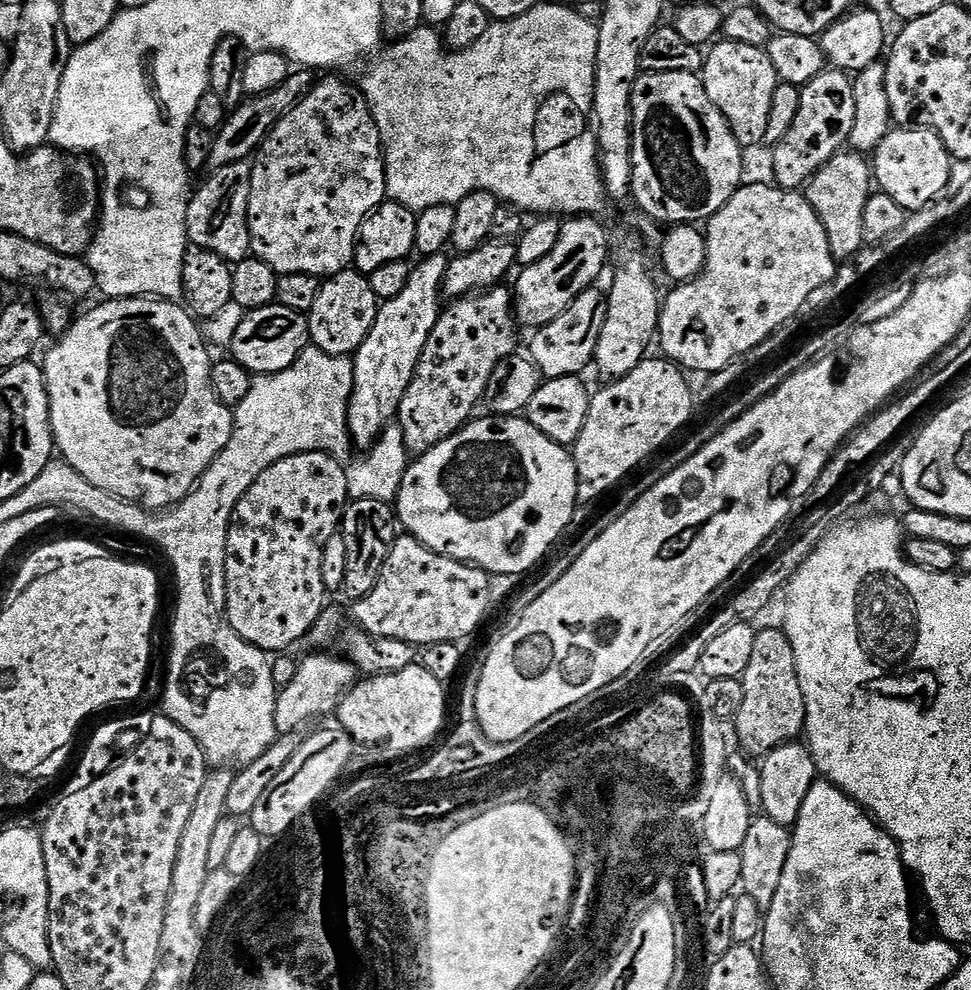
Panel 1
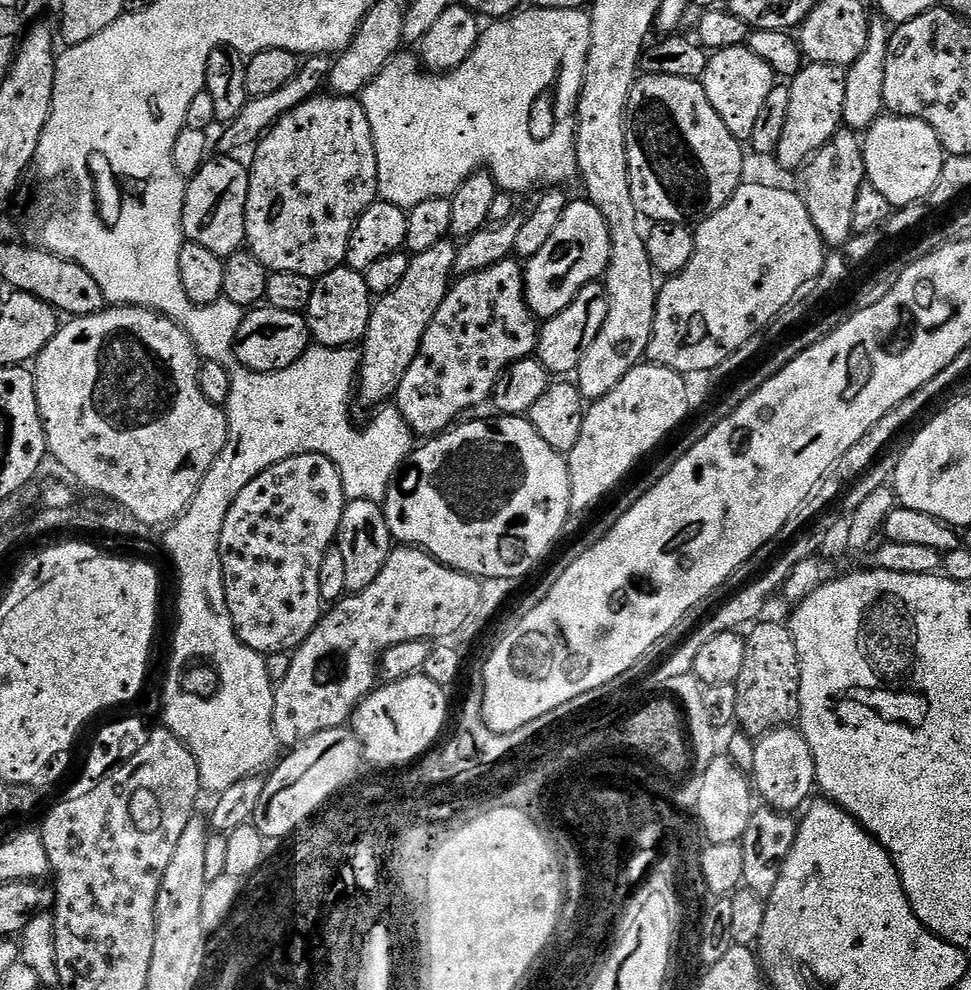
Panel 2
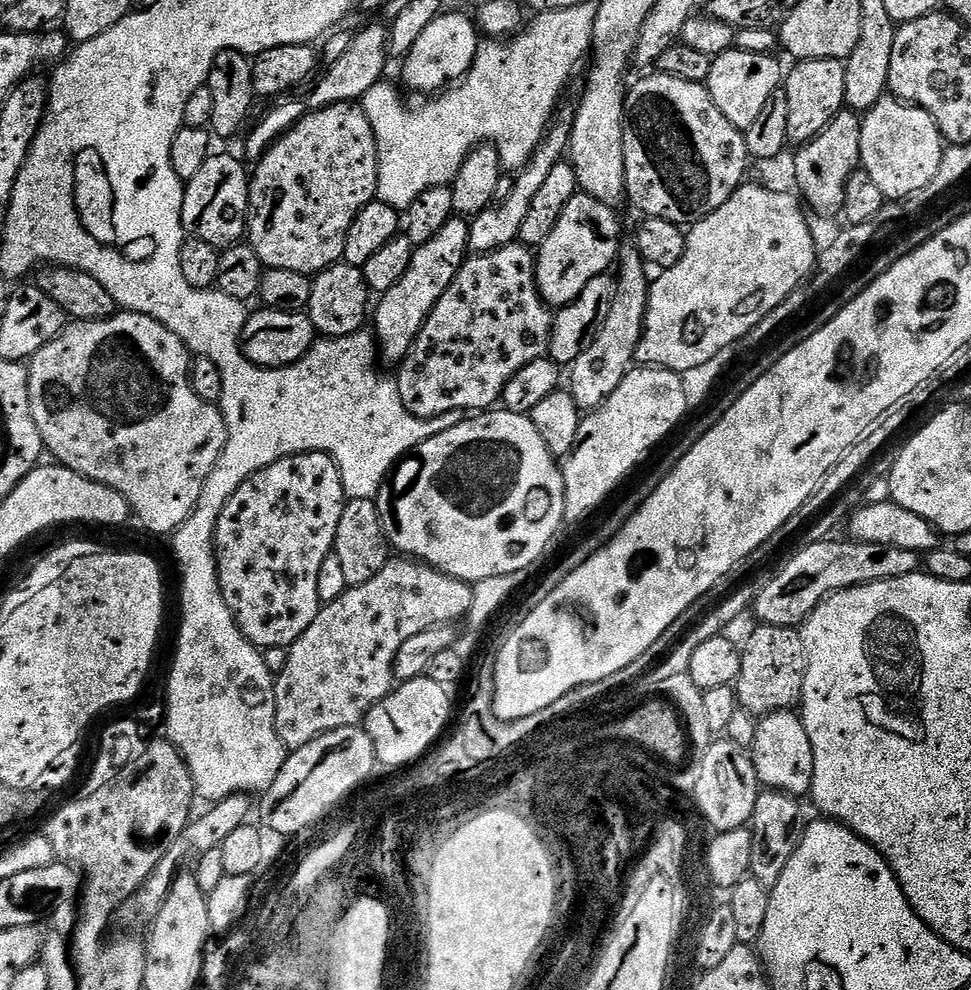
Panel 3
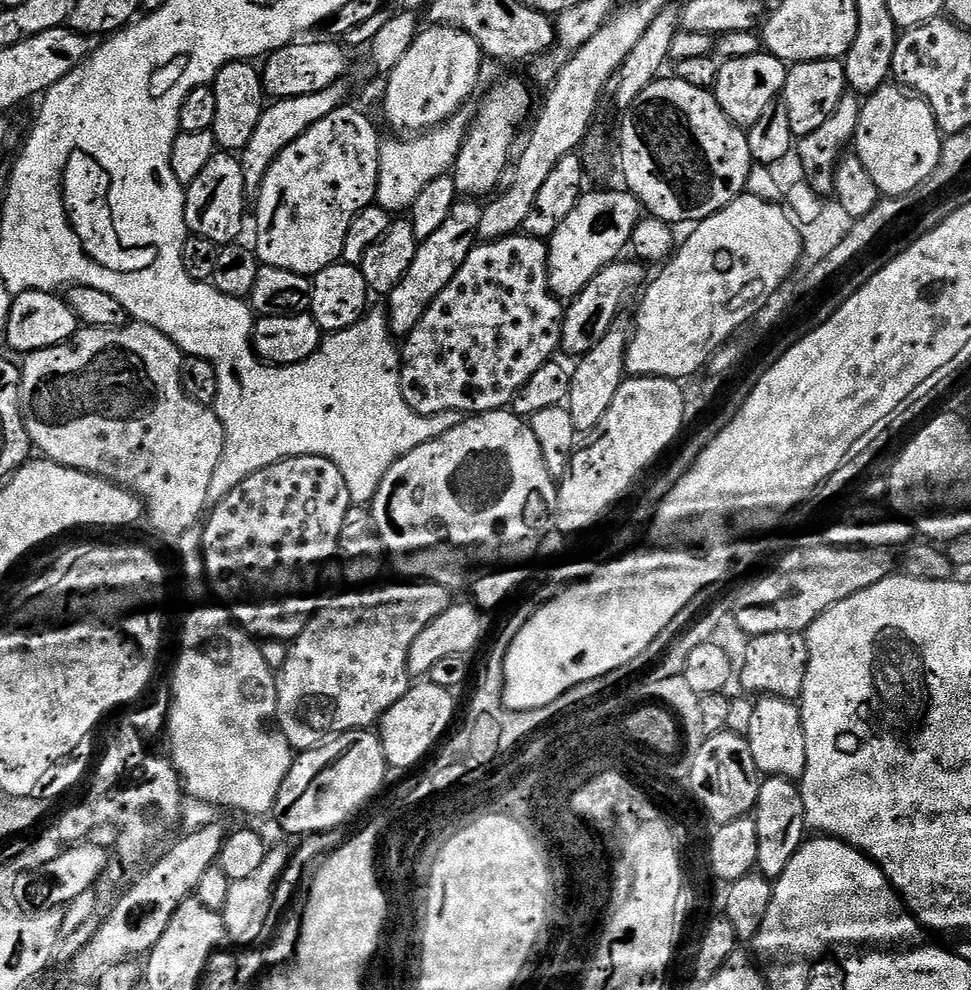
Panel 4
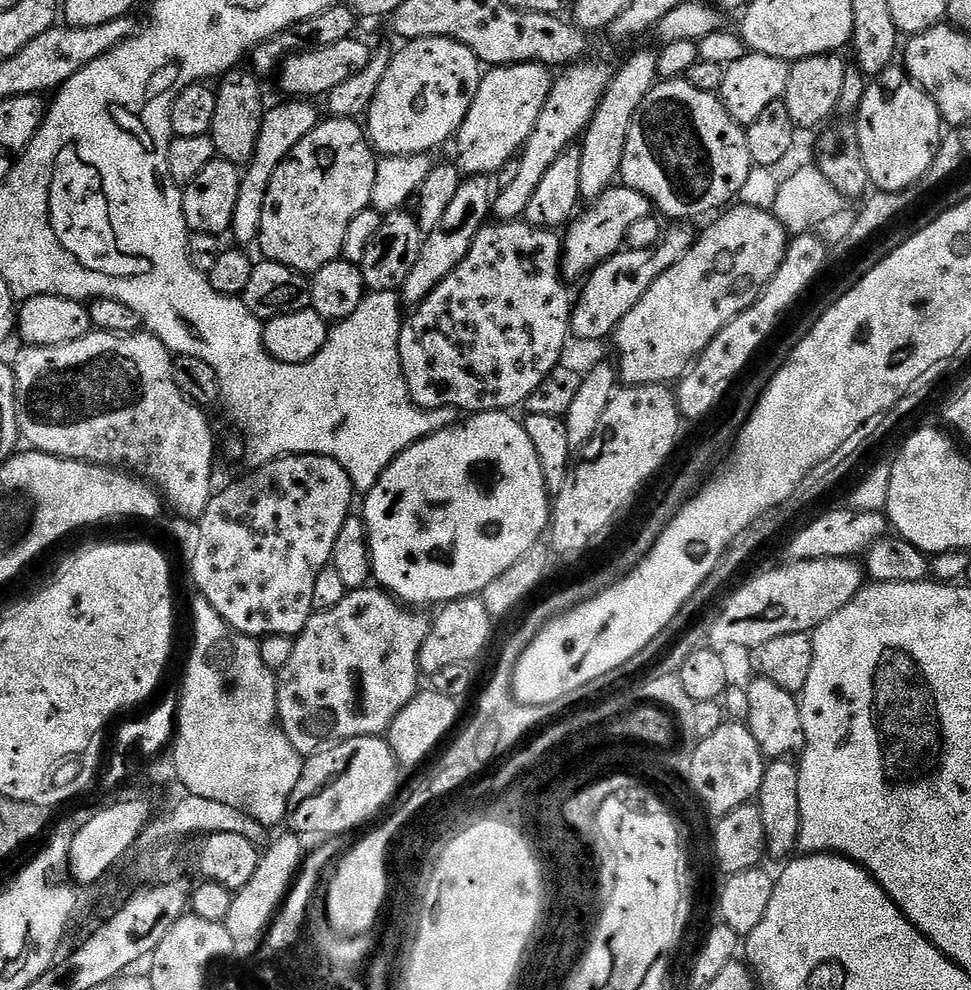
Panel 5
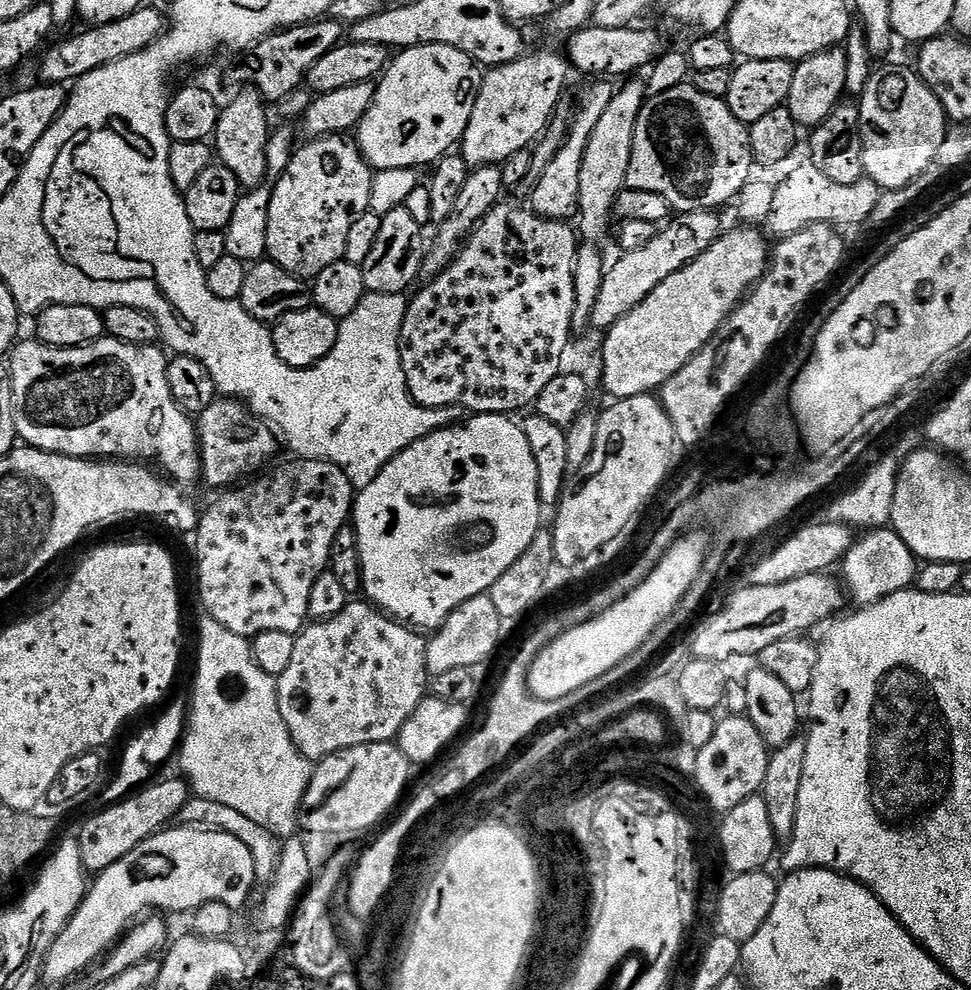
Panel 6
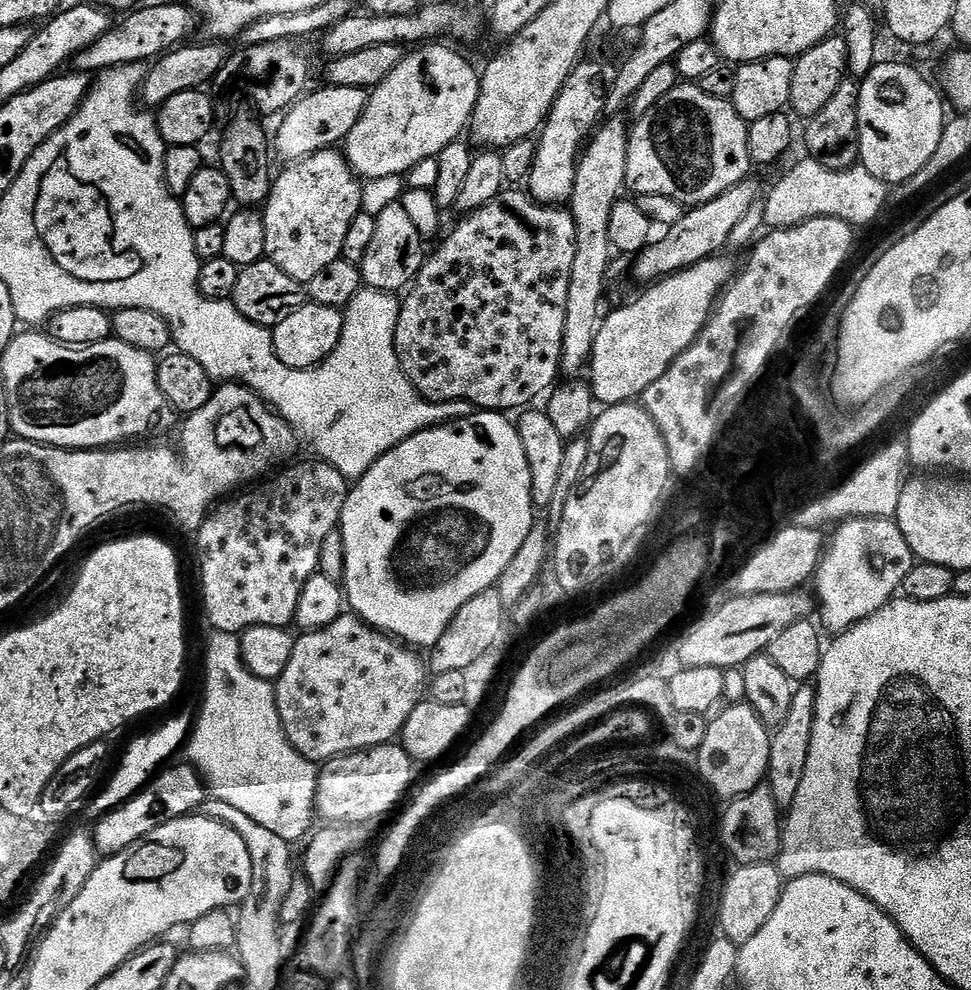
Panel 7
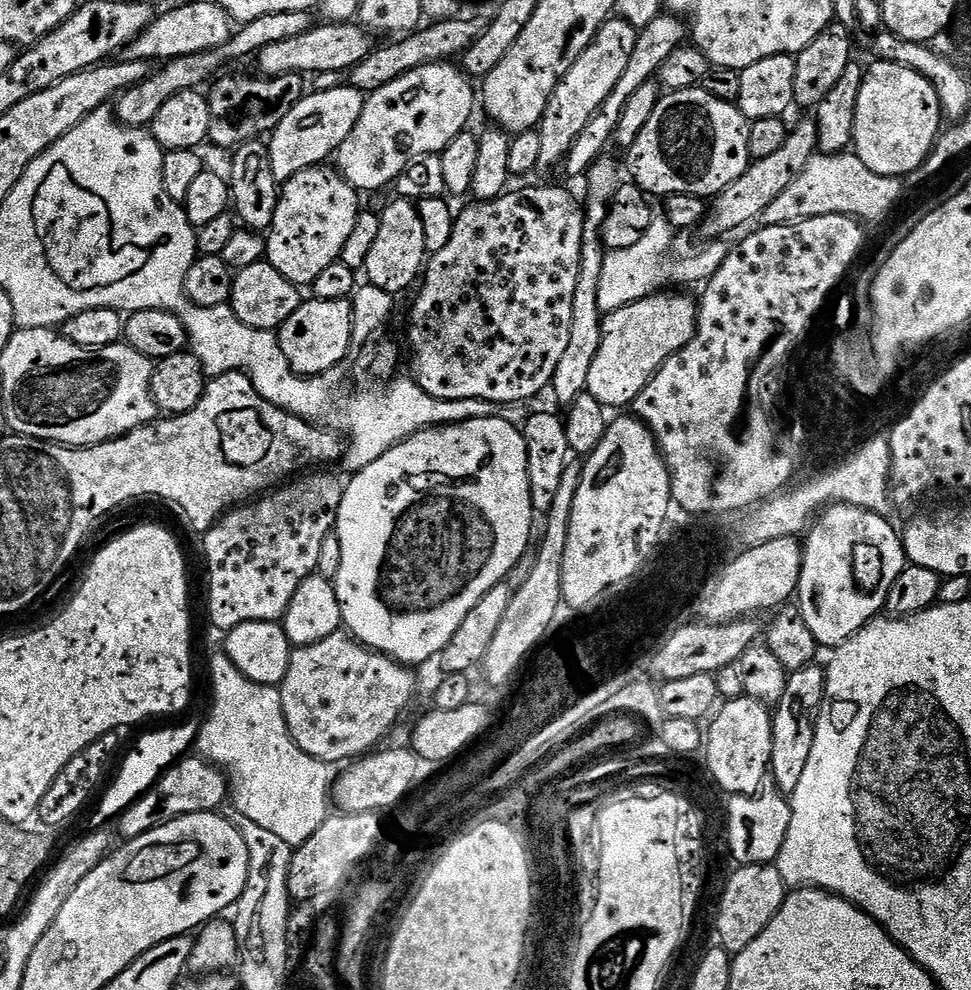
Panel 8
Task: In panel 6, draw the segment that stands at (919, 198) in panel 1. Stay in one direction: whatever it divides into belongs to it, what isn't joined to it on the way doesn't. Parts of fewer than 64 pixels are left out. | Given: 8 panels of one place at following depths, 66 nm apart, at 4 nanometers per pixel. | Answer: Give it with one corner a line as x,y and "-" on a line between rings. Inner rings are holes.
900,64
877,67
866,82
866,90
858,98
864,174
882,190
901,188
914,182
914,178
918,178
918,174
922,174
922,170
930,166
934,154
938,154
938,146
942,146
942,138
950,127
950,121
942,110
942,102
934,98
930,86
926,86
920,73
908,68
903,68

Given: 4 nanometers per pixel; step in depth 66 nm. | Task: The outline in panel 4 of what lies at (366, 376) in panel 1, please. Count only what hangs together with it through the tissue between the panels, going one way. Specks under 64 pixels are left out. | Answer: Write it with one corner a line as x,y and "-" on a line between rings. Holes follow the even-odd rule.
472,198
457,199
454,210
450,210
450,218
446,218
446,222
442,222
442,226
436,233
430,234
430,238
417,243
410,270
406,270
402,282
398,282
398,286
394,286
394,290
386,296
388,327
392,329
393,337
407,337
414,326
418,326
422,314
426,314
434,298
438,298
438,294
450,286
450,278
454,278
462,262
466,262
470,250
478,243
478,222
482,222
481,205

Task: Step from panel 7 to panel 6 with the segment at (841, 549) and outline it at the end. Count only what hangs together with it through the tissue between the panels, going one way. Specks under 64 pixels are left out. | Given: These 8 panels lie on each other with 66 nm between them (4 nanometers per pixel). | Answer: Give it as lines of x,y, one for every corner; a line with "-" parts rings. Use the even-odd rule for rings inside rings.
891,527
874,528
863,533
864,536
855,541
852,549
844,555
842,569
844,568
843,583
846,592
857,601
857,605
873,604
883,596
895,592
902,592
913,587
918,575
918,557
916,557
902,542
902,538

